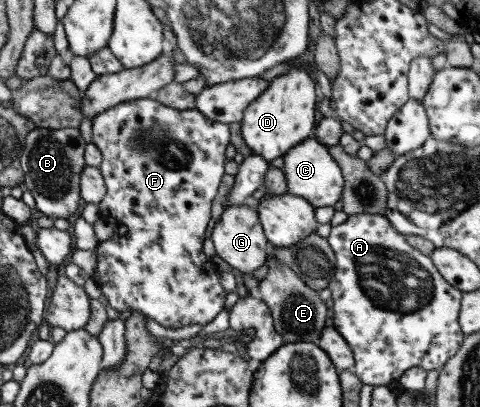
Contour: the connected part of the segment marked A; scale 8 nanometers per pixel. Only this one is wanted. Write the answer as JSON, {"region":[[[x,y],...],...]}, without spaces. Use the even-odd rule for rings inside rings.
{"region":[[[362,213],[347,215],[344,222],[330,227],[329,235],[325,239],[332,249],[335,265],[333,276],[331,277],[331,280],[328,281],[327,286],[331,292],[333,302],[331,317],[332,327],[342,335],[346,344],[350,347],[354,359],[352,370],[354,370],[354,374],[360,379],[360,382],[362,384],[370,384],[373,387],[388,385],[392,380],[398,379],[398,376],[400,376],[402,372],[412,367],[426,369],[426,372],[428,370],[440,371],[446,360],[456,353],[464,338],[464,334],[457,323],[459,302],[462,292],[444,281],[437,272],[437,269],[433,266],[429,256],[412,248],[406,242],[405,235],[394,231],[390,221],[388,221],[384,215]]]}

